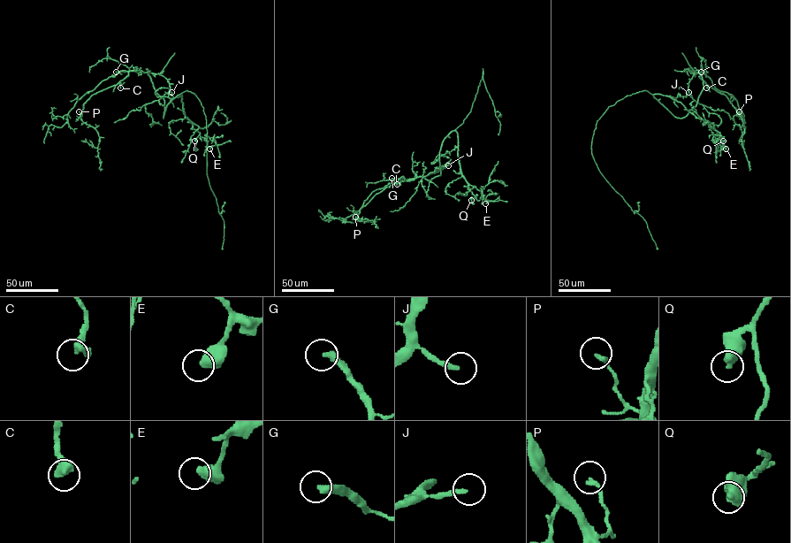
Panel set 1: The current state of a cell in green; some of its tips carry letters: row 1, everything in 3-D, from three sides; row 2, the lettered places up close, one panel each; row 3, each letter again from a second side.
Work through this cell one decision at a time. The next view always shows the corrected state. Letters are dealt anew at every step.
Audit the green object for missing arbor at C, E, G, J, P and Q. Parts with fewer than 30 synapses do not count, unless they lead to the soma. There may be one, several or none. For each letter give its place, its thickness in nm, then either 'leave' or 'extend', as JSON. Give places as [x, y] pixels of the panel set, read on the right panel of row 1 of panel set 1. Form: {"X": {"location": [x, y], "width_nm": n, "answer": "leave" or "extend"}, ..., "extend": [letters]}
{"C": {"location": [706, 87], "width_nm": 440, "answer": "extend"}, "E": {"location": [726, 149], "width_nm": 500, "answer": "leave"}, "G": {"location": [701, 72], "width_nm": 320, "answer": "extend"}, "J": {"location": [688, 92], "width_nm": 200, "answer": "extend"}, "P": {"location": [739, 111], "width_nm": 240, "answer": "leave"}, "Q": {"location": [723, 141], "width_nm": 480, "answer": "leave"}, "extend": ["C", "G", "J"]}

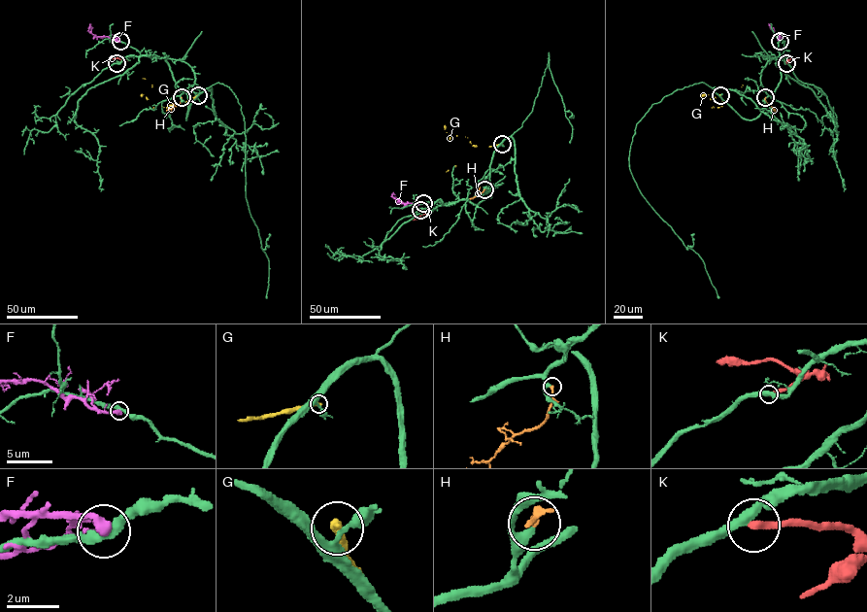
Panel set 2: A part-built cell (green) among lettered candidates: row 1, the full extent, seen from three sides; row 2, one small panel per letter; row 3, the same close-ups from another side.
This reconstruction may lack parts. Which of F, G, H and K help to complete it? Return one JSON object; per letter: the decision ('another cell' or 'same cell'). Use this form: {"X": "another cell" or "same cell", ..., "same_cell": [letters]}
{"F": "another cell", "G": "another cell", "H": "same cell", "K": "another cell", "same_cell": ["H"]}

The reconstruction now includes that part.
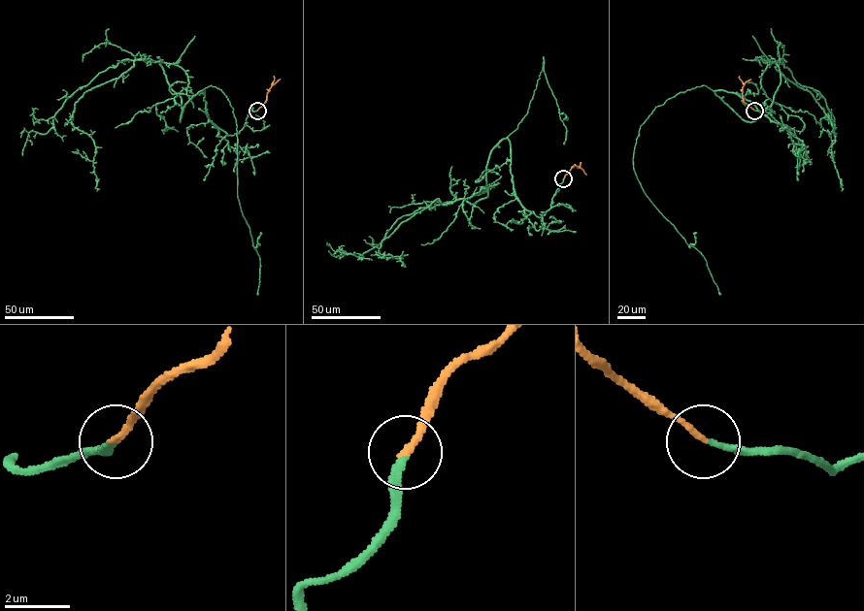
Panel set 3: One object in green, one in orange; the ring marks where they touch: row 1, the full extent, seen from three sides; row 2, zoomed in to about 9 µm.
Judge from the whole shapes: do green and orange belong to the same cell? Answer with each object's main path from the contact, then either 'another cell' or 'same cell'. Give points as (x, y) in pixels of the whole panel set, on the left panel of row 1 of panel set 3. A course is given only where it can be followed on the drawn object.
green via (257, 110), (228, 135), (209, 120), (202, 90), (180, 122), (163, 67), (136, 60), (75, 104), (99, 189) | orange via (257, 110), (267, 100), (268, 90), (280, 80) | same cell

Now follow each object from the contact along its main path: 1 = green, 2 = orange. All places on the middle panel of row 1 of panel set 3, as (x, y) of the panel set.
1: (563, 178), (543, 215), (528, 211), (504, 139), (487, 197), (436, 199), (381, 241), (406, 266)
2: (563, 178), (573, 166), (581, 168), (586, 175)

